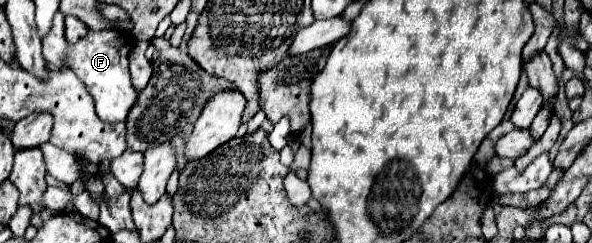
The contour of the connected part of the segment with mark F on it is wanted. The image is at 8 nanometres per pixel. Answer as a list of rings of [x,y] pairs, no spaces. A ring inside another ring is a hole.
[[[114,28],[90,32],[80,42],[72,44],[66,56],[68,68],[72,68],[76,76],[88,86],[88,92],[96,102],[96,114],[104,122],[126,122],[128,112],[138,100],[138,90],[134,90],[130,82],[128,54],[130,54],[132,40],[128,36],[130,34],[124,34]]]

